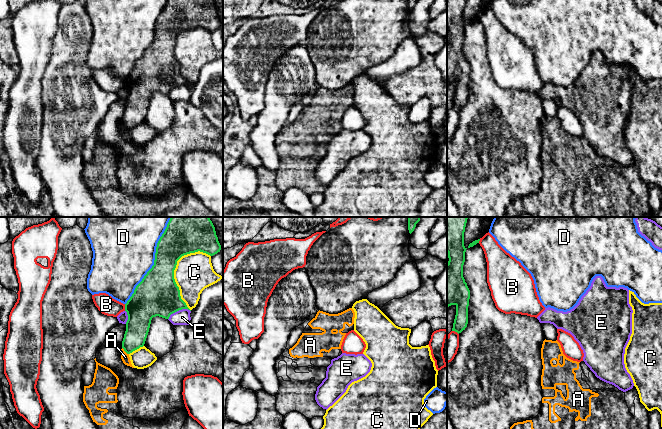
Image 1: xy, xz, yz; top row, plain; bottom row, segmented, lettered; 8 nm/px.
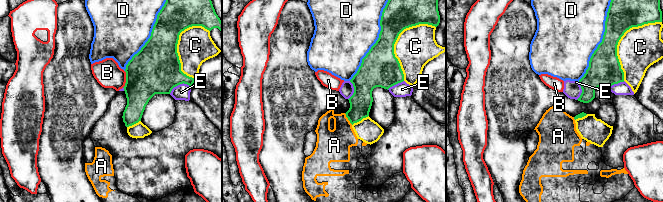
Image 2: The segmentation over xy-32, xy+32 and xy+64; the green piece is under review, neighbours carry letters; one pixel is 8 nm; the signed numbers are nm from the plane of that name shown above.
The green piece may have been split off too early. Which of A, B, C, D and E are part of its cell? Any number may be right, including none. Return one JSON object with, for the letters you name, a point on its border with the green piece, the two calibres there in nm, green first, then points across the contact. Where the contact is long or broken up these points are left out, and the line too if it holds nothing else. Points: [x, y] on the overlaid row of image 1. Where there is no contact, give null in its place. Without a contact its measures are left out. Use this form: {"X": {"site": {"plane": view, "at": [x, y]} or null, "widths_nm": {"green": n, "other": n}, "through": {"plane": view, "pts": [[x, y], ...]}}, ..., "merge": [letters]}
{"merge": []}

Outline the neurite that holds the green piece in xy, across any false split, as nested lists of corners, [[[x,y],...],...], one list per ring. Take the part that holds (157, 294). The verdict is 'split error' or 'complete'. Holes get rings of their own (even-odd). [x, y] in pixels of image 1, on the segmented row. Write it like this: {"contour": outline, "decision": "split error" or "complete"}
{"contour": [[[171,217],[160,237],[155,253],[154,265],[136,286],[134,293],[125,304],[128,315],[122,348],[127,354],[143,347],[149,332],[151,320],[159,316],[169,319],[170,315],[182,310],[190,310],[181,299],[180,290],[174,279],[177,261],[184,255],[203,252],[213,256],[220,252],[221,245],[215,227],[209,217]]], "decision": "complete"}

